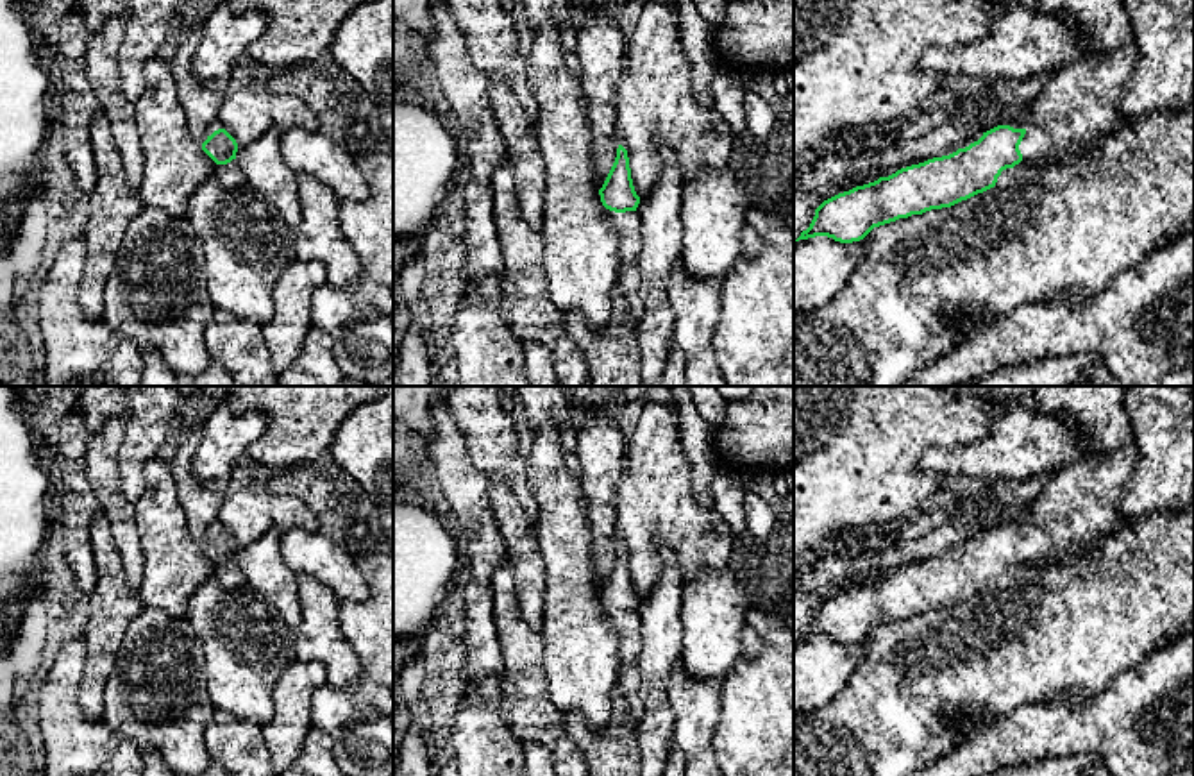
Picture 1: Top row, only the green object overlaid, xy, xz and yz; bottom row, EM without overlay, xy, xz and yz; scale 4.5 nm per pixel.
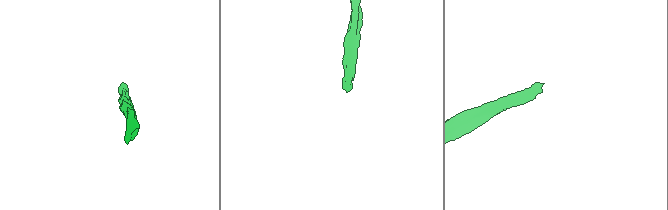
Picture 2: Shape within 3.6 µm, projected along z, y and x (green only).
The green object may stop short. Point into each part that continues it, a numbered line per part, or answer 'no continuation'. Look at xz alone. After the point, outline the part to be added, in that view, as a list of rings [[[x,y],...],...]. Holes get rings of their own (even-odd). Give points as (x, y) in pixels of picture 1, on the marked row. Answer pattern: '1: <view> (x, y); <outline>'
1: xz (628, 226); [[[606,209],[606,215],[618,236],[620,274],[617,284],[631,313],[640,320],[643,315],[643,302],[640,299],[640,272],[636,263],[642,249],[642,220],[636,211],[615,213]]]

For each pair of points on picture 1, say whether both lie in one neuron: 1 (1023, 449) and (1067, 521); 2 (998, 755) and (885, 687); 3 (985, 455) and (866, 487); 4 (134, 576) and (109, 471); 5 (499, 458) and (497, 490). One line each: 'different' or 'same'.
1: different
2: different
3: different
4: same
5: different

